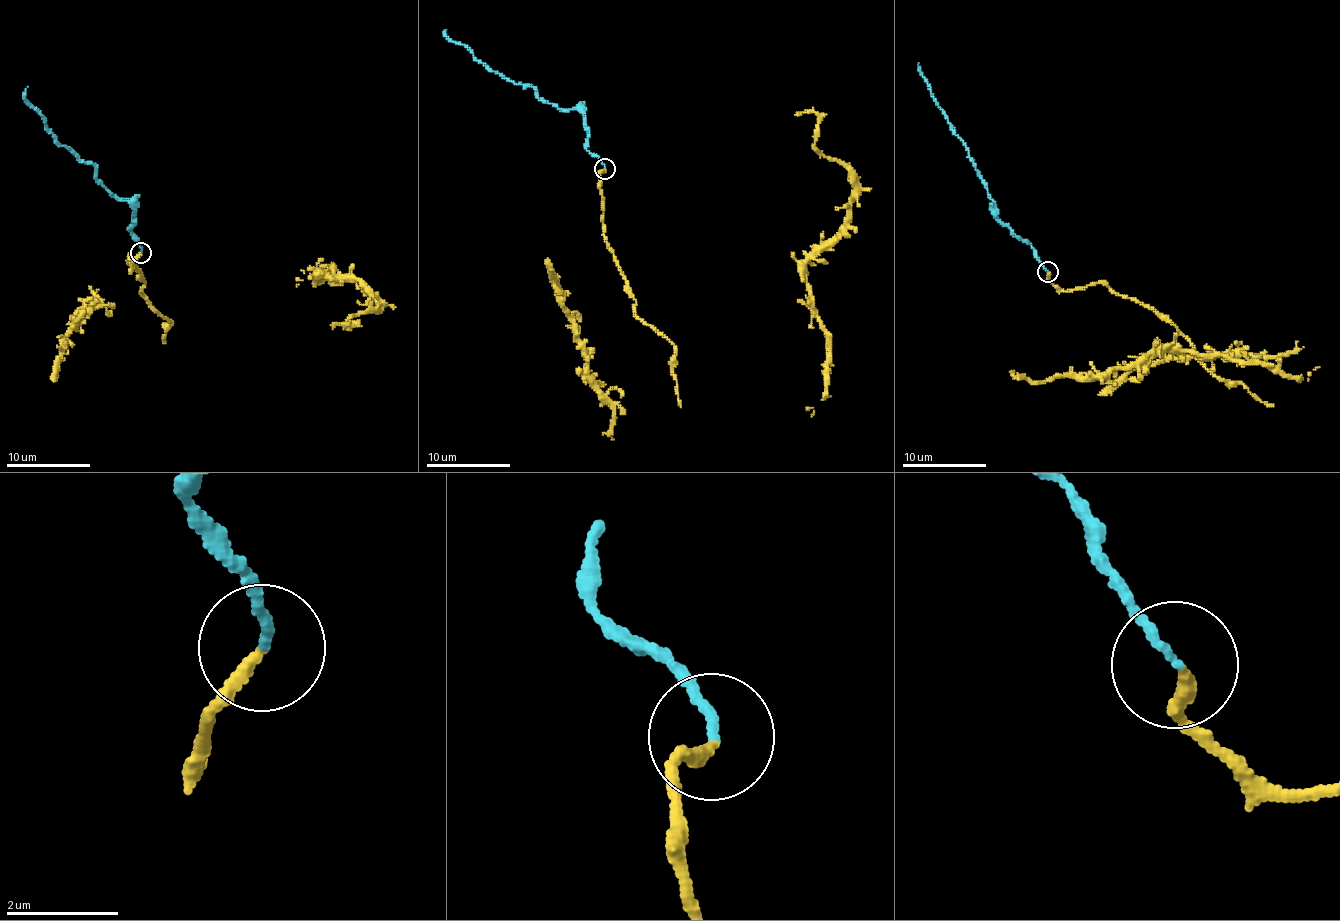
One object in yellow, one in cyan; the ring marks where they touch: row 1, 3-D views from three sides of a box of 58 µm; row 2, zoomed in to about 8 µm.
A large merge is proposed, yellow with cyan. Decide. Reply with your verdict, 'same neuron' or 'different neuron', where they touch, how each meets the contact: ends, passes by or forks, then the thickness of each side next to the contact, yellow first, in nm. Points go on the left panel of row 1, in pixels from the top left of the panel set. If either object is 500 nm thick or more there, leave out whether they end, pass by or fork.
same neuron; place (141, 252); yellow ends; cyan ends; calibres 240 and 150 nm

